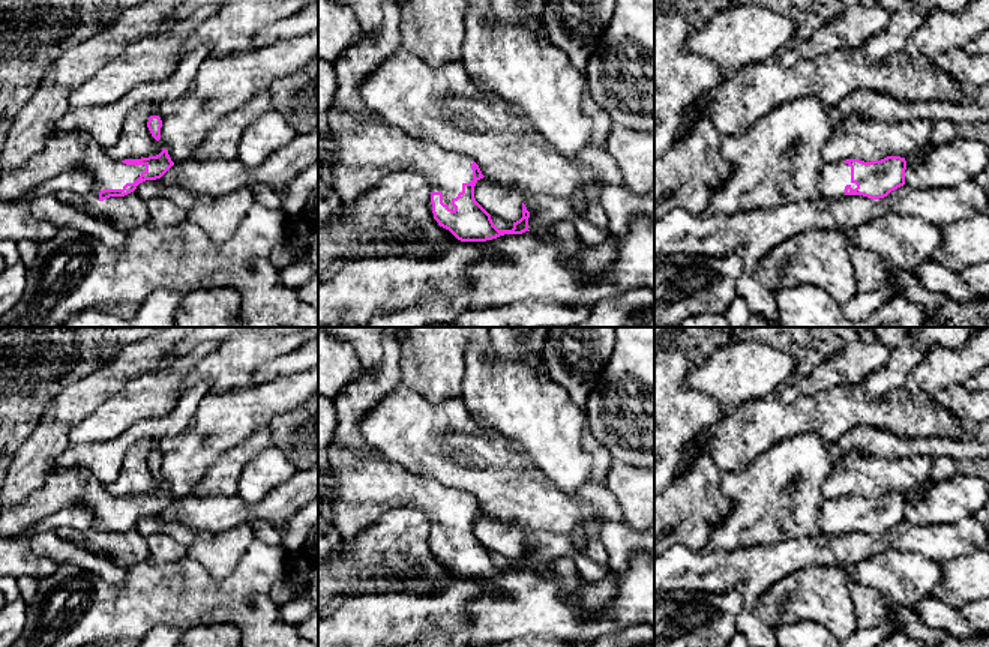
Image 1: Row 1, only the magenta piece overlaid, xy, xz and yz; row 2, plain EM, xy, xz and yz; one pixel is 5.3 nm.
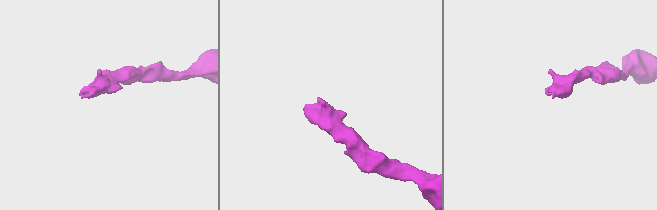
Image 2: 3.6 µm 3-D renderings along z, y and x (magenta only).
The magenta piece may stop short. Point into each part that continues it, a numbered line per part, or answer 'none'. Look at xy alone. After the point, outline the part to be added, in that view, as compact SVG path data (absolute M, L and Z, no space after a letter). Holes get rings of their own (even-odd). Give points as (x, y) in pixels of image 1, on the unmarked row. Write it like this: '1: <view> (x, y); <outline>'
1: xy (63, 488); M54 468L45 483L33 491L20 503L3 507L0 512L0 536L17 539L27 534L35 525L42 522L51 513L60 512L72 506L86 506L92 510L92 528L99 536L99 528L104 525L123 525L126 519L134 519L146 501L126 501L122 497L114 497L107 491L107 485L84 468Z

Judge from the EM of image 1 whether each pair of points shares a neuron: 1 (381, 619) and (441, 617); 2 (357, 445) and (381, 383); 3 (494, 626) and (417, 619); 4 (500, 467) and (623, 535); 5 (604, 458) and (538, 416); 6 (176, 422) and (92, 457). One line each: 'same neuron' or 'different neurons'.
1: same neuron
2: same neuron
3: different neurons
4: different neurons
5: different neurons
6: same neuron

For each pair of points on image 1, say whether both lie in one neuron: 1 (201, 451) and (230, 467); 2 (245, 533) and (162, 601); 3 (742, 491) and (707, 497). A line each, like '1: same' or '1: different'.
1: different
2: different
3: different

